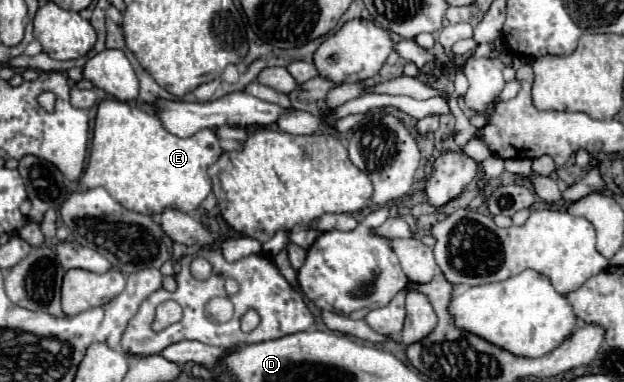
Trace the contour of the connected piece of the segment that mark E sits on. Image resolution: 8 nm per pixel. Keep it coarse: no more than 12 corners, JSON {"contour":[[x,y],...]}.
{"contour":[[98,104],[82,188],[140,214],[194,212],[222,154],[212,128]]}

